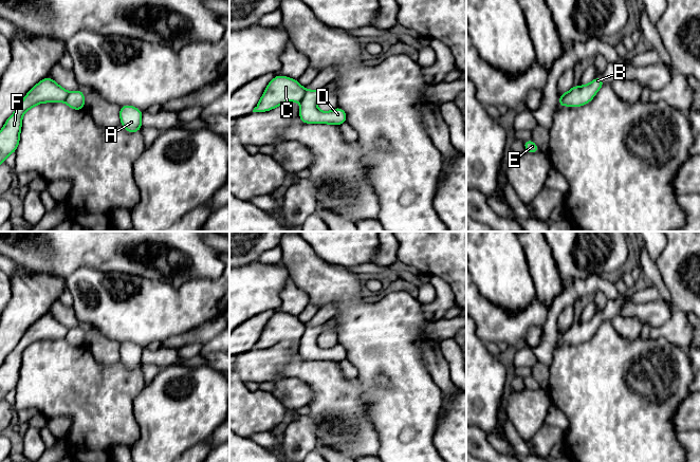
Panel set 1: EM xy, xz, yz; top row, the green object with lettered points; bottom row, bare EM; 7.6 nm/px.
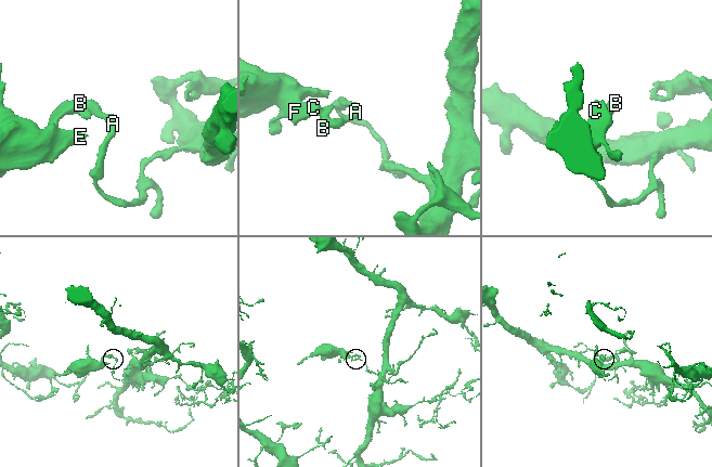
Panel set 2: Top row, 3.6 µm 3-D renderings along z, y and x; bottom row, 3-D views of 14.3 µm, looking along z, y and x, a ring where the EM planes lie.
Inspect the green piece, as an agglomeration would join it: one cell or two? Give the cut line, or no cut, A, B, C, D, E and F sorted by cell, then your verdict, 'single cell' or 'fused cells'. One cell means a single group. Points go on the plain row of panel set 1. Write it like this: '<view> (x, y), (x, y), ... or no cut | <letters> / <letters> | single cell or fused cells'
xz (306, 327), (299, 337) | A B D / C E F | fused cells

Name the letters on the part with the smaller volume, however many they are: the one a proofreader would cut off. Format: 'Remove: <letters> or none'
Remove: C, E, F

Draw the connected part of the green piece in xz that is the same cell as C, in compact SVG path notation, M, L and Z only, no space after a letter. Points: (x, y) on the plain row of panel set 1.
M277 312L266 322L253 349L266 349L285 338L300 338L305 329L306 325L297 316Z

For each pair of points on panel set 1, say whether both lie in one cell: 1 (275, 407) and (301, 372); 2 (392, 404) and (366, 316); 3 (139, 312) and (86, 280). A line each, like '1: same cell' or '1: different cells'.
1: different cells
2: same cell
3: same cell

